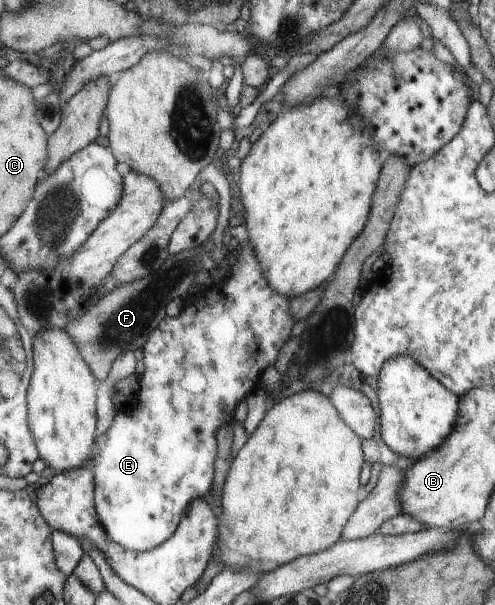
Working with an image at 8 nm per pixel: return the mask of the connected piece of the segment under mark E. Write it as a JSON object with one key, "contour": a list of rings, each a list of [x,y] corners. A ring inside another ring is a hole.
{"contour":[[[244,242],[237,246],[234,252],[236,263],[231,267],[231,273],[225,277],[224,284],[226,292],[223,288],[216,284],[205,287],[200,292],[189,292],[183,299],[182,307],[177,315],[172,317],[164,317],[153,329],[148,341],[142,347],[142,363],[144,365],[143,374],[140,375],[140,390],[137,398],[130,402],[130,406],[125,411],[115,411],[112,422],[101,435],[97,436],[96,441],[92,445],[93,475],[94,475],[94,501],[97,517],[100,524],[104,526],[105,533],[108,534],[111,541],[117,545],[124,546],[125,549],[135,550],[138,552],[149,551],[161,545],[163,541],[173,535],[176,531],[177,524],[180,523],[181,516],[187,512],[188,505],[197,497],[208,495],[211,490],[211,479],[213,479],[213,461],[215,461],[215,453],[217,453],[217,443],[215,443],[215,431],[229,422],[229,417],[235,409],[239,397],[245,395],[245,391],[249,391],[253,387],[253,377],[251,375],[259,375],[267,369],[269,365],[275,362],[279,349],[287,339],[290,338],[291,327],[293,327],[293,317],[289,313],[289,297],[277,295],[265,281],[261,269],[257,266],[256,258],[250,249],[250,246]]]}

